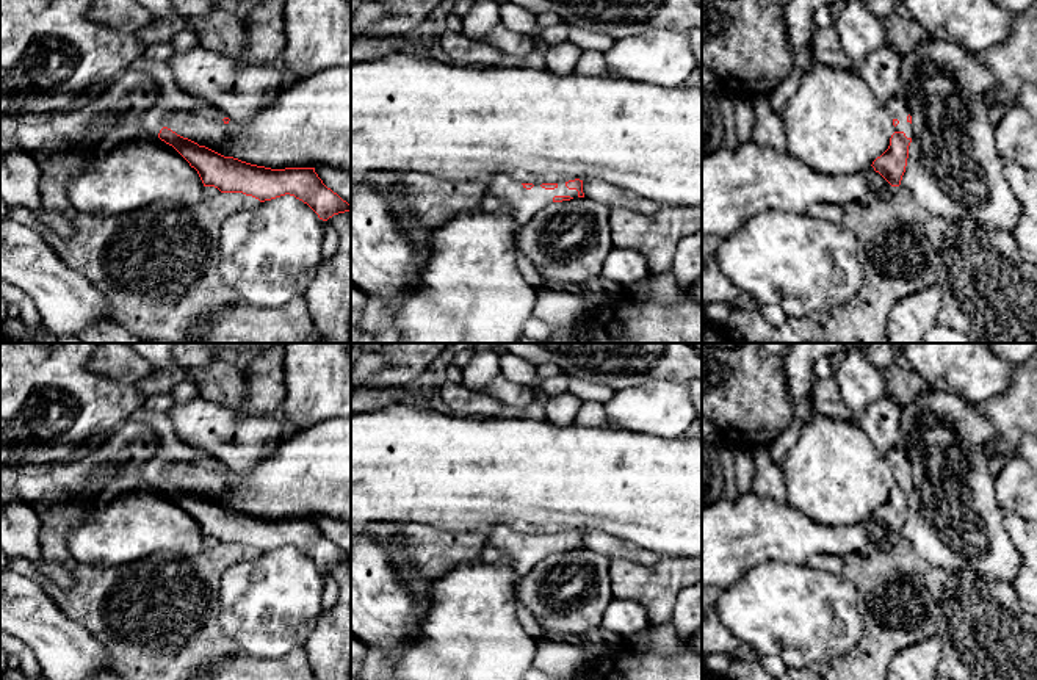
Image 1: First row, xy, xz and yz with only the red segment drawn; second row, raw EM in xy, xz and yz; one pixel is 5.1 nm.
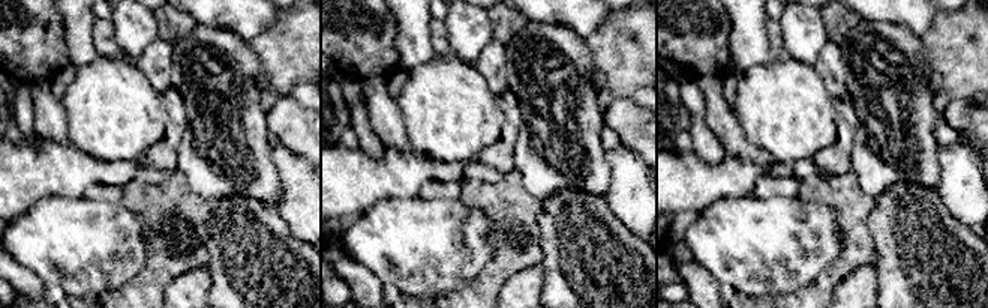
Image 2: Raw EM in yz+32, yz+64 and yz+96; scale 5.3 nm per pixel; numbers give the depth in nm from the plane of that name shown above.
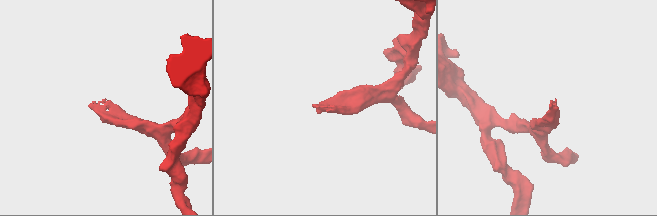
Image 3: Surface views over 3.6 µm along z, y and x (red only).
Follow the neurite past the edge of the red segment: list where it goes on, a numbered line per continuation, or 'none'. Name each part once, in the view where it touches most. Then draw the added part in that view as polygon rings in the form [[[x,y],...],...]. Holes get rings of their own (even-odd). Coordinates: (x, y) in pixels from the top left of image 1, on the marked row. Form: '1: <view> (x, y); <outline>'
1: xz (525, 204); [[[495,174],[490,177],[489,196],[509,205],[517,224],[522,226],[542,207],[550,205],[555,196],[570,196],[576,199],[578,191],[569,190],[565,182],[559,182],[555,190],[545,190],[540,183],[534,183],[531,190],[526,190],[522,182],[514,180],[508,174]]]

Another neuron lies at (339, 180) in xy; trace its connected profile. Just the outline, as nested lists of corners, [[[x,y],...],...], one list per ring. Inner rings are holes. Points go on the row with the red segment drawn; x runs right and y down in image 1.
[[[323,165],[315,168],[323,183],[351,205],[351,171]]]

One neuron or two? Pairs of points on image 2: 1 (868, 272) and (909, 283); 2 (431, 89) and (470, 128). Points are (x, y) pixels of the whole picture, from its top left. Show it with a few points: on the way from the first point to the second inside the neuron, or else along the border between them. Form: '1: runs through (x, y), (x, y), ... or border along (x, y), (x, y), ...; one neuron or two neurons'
1: border along (873, 263), (877, 272), (879, 292); two neurons
2: runs through (440, 98), (461, 119); one neuron

